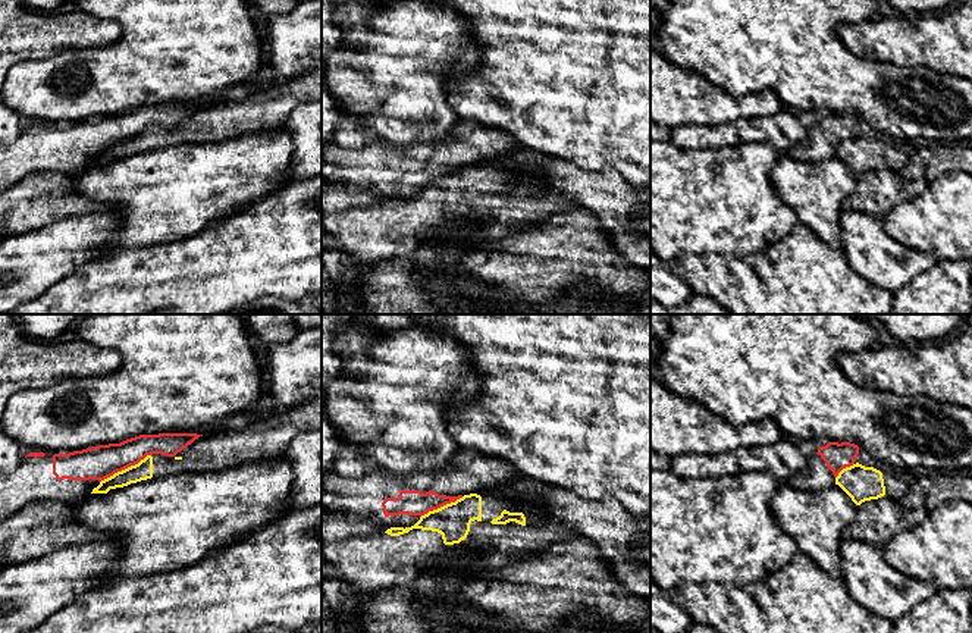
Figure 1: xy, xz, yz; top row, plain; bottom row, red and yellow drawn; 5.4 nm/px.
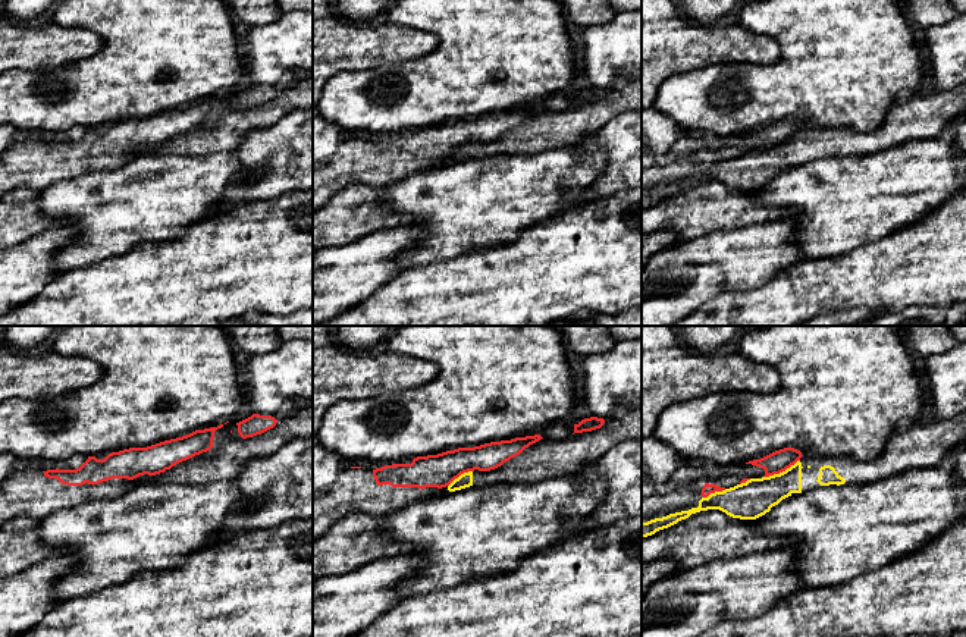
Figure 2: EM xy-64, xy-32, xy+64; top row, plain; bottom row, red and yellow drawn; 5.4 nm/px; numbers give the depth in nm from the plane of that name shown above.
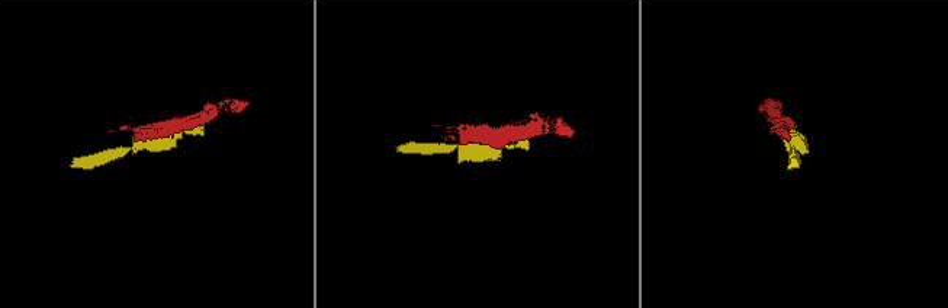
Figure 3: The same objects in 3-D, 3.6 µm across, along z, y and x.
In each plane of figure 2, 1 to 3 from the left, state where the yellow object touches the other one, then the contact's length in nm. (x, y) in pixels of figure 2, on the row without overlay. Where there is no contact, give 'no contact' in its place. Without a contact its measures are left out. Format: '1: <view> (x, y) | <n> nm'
1: no contact
2: xy-32 (460, 146) | 160 nm
3: xy+64 (781, 143) | 220 nm

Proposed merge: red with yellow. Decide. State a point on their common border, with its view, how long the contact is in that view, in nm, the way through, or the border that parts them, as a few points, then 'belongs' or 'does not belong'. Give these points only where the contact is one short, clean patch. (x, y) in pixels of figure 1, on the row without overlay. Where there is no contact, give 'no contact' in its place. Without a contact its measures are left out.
meets red in xy at (125, 138); contact 320 nm long; does not belong

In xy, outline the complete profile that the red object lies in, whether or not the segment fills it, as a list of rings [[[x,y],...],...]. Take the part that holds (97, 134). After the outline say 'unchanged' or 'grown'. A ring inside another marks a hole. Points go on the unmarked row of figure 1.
[[[139,106],[120,115],[69,125],[29,123],[10,145],[0,147],[0,194],[35,172],[81,173],[101,151],[147,126],[175,128],[203,106]]] | grown

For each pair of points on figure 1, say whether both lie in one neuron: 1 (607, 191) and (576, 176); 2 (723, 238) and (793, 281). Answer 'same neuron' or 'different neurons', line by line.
1: same neuron
2: different neurons

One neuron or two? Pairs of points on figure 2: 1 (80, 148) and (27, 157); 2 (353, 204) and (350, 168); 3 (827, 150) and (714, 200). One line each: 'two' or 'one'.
1: one
2: two
3: two

